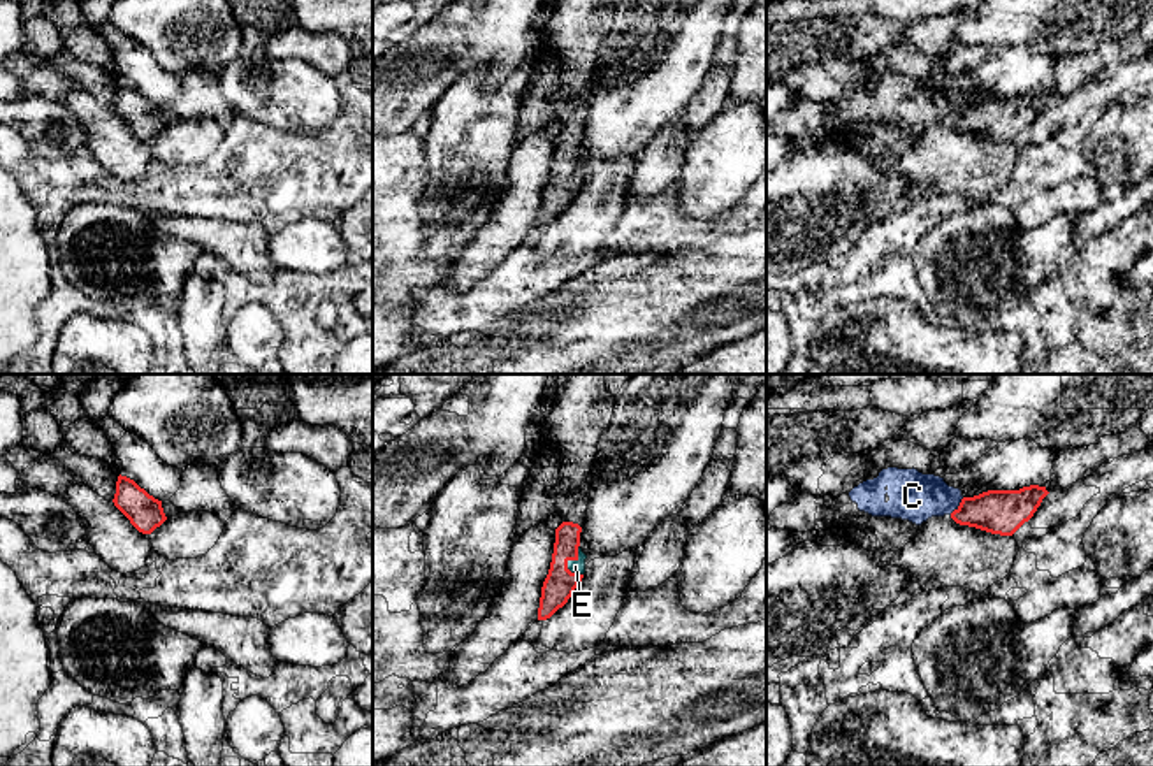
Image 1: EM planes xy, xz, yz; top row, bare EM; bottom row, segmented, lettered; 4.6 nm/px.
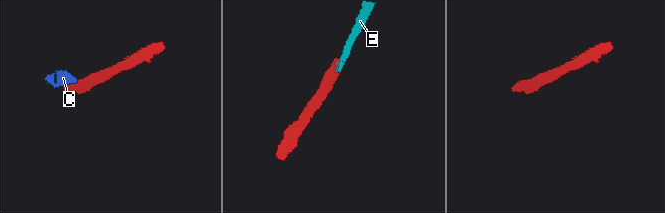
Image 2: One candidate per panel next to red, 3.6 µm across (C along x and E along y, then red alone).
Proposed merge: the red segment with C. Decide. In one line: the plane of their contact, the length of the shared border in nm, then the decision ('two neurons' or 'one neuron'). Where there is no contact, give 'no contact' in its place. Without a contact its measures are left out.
meets red in yz; contact 100 nm long; two neurons

